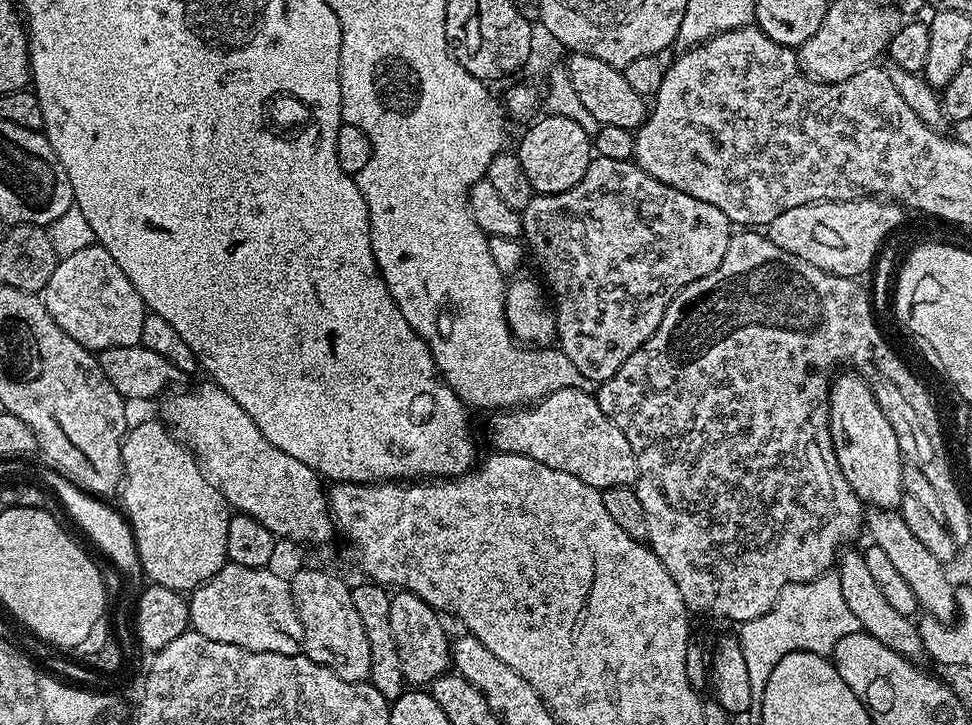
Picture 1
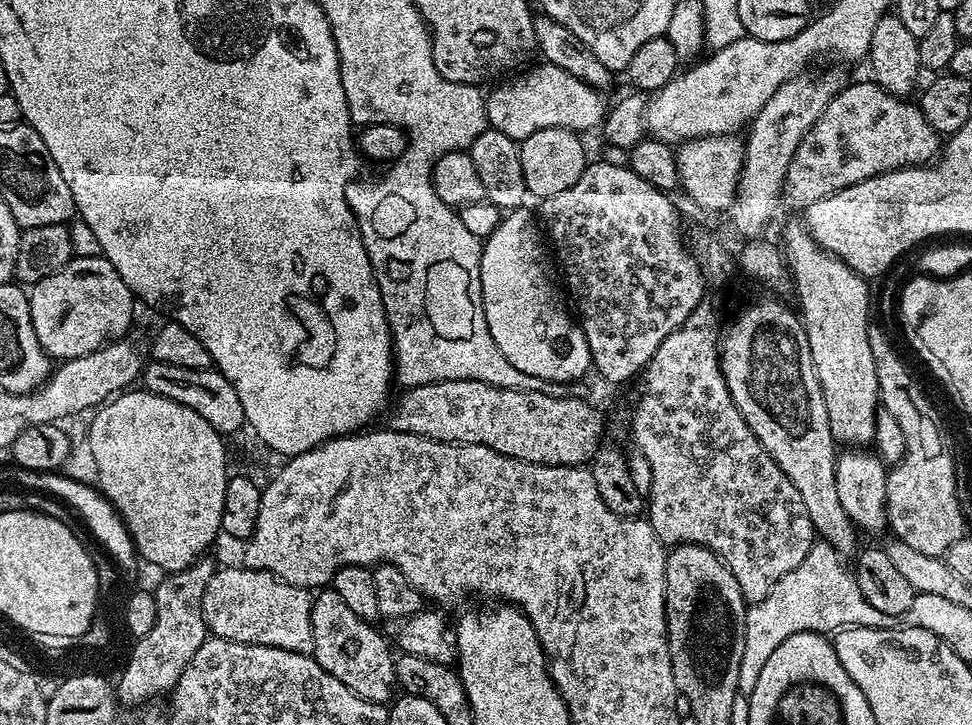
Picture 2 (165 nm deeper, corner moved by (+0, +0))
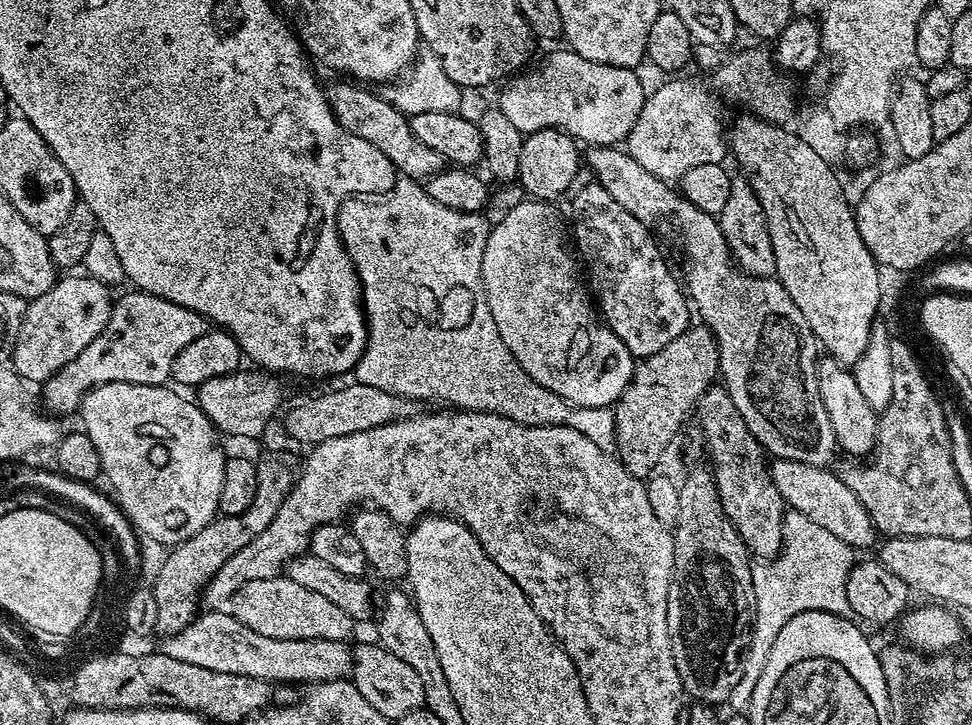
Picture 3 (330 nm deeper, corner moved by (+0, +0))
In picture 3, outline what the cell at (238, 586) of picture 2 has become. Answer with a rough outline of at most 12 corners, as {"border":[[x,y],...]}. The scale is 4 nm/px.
{"border":[[287,575],[246,582],[226,611],[274,640],[347,641],[354,622]]}

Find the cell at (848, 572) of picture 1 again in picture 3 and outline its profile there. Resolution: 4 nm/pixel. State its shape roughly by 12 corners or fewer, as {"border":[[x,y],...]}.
{"border":[[623,147],[586,168],[684,251],[719,379],[769,457],[825,467],[818,341],[715,216]]}

